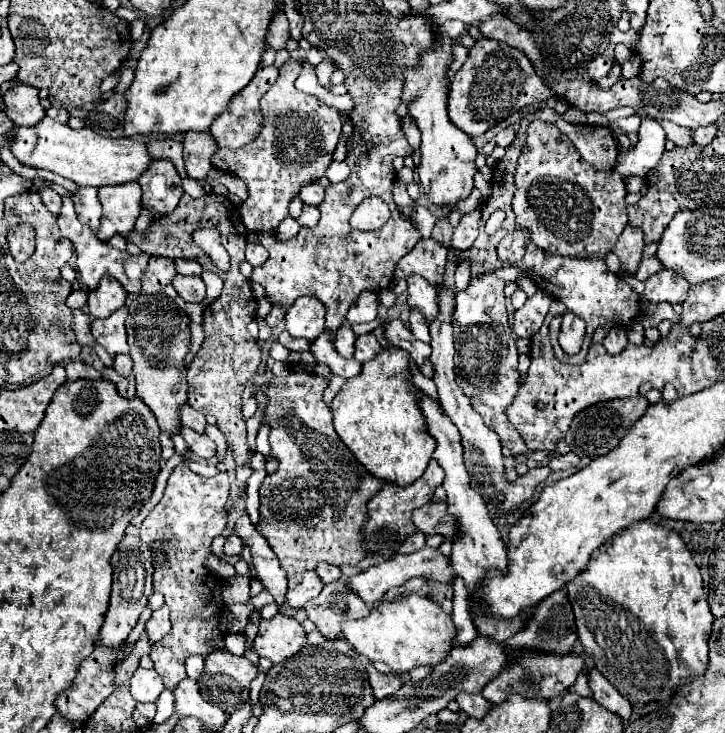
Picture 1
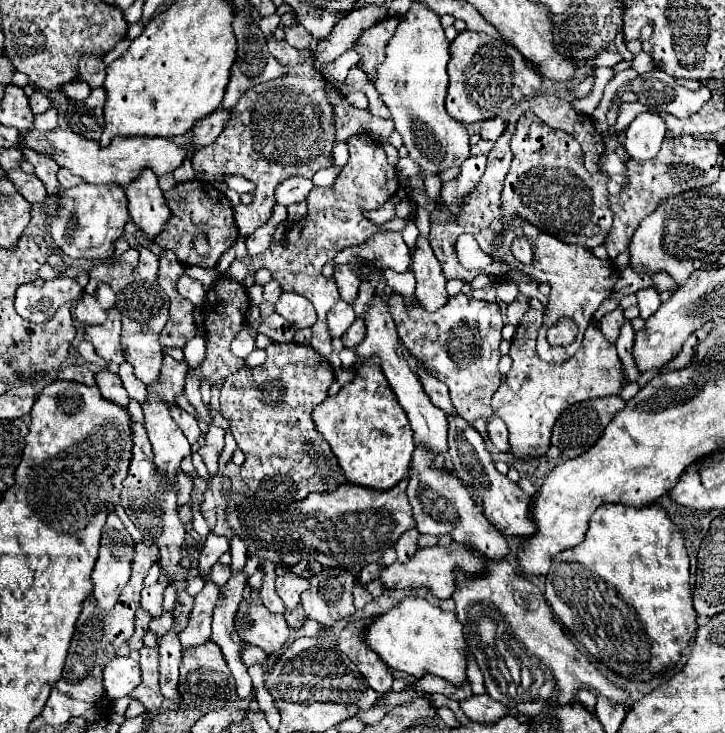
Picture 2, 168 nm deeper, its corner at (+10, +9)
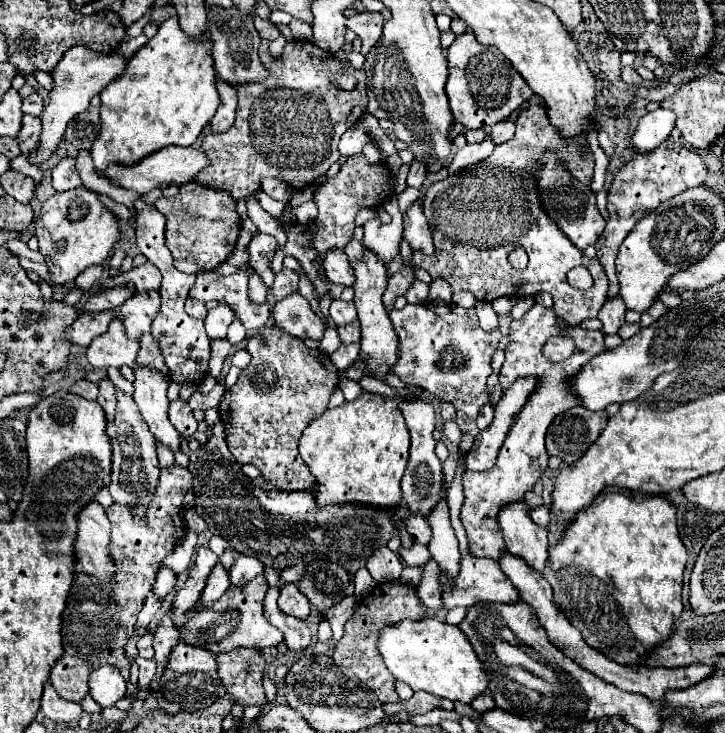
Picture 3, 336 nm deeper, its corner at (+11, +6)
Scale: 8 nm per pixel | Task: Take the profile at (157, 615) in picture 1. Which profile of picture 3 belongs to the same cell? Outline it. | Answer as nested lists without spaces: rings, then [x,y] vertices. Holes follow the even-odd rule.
[[[161,568],[157,574],[157,582],[153,584],[153,592],[161,598],[165,598],[173,588],[177,586],[177,574],[169,568]]]

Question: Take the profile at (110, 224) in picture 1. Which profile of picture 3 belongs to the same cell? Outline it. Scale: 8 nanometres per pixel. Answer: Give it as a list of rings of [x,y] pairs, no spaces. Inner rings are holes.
[[[79,186],[77,190],[51,196],[41,206],[35,234],[39,240],[39,252],[45,256],[45,264],[49,266],[49,282],[61,286],[73,282],[85,268],[103,264],[109,258],[113,244],[119,240],[119,226],[115,216],[99,202],[97,194]]]

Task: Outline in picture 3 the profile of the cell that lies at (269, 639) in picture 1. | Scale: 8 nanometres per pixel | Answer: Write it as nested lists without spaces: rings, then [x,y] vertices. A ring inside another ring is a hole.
[[[257,576],[249,580],[245,586],[231,586],[225,596],[221,596],[215,602],[215,610],[205,608],[201,600],[197,600],[195,608],[199,608],[199,614],[189,618],[183,626],[179,626],[179,638],[183,644],[205,648],[213,654],[231,652],[233,648],[273,648],[277,646],[283,636],[281,630],[277,630],[273,624],[269,624],[263,616],[263,600],[265,592],[269,590],[265,576]]]

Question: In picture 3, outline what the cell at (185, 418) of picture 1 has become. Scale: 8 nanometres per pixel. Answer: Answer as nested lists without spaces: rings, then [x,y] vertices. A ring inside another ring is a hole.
[[[143,334],[141,338],[141,350],[137,356],[139,364],[153,364],[155,368],[161,368],[161,372],[165,372],[165,362],[161,356],[161,348],[157,344],[157,340],[151,334]]]

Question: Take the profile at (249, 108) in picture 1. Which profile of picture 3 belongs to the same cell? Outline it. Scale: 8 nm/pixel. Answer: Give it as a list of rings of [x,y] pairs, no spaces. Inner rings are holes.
[[[211,6],[211,18],[209,18],[209,38],[211,38],[211,56],[215,70],[233,86],[261,80],[265,76],[265,68],[261,68],[257,50],[261,38],[257,36],[257,30],[253,28],[253,20],[245,16],[243,12],[237,12],[237,8],[221,8],[221,6]]]

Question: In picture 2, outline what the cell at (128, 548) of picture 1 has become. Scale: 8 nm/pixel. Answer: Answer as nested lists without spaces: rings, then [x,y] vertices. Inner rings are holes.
[[[110,513],[106,519],[106,525],[102,529],[102,541],[100,541],[100,555],[92,571],[92,581],[94,581],[94,597],[96,605],[100,609],[114,609],[120,591],[126,587],[130,581],[130,571],[132,571],[132,555],[134,555],[134,539],[128,535],[126,527],[118,519],[116,513]]]

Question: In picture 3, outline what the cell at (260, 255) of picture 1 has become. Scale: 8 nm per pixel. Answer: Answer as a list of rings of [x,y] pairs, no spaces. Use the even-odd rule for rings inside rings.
[[[257,234],[253,236],[251,244],[249,244],[249,254],[251,254],[251,268],[263,278],[263,282],[271,288],[275,274],[271,272],[271,260],[275,256],[277,250],[277,240],[269,234]]]

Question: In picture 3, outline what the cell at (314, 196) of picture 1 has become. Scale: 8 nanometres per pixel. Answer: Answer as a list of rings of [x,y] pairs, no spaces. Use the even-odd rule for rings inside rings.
[[[261,178],[261,190],[275,200],[291,200],[291,196],[293,196],[289,186],[275,178]]]

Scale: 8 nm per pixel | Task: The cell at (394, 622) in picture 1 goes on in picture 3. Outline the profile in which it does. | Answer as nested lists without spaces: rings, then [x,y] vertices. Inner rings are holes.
[[[437,618],[403,620],[385,626],[379,636],[379,652],[389,672],[397,680],[407,682],[415,692],[423,690],[437,698],[471,704],[473,698],[485,694],[489,688],[489,678],[467,636],[457,626],[439,622]]]

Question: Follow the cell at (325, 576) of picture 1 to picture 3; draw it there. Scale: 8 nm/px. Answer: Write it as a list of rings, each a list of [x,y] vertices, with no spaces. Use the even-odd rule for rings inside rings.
[[[295,564],[295,566],[289,566],[289,568],[283,568],[279,570],[279,576],[283,582],[287,584],[297,584],[301,580],[301,576],[305,574],[305,568],[301,564]]]

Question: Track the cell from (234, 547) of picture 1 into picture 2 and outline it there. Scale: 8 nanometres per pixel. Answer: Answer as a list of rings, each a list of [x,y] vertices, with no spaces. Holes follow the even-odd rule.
[[[210,533],[204,541],[204,547],[200,549],[200,563],[198,563],[198,571],[200,575],[210,573],[212,565],[218,561],[218,557],[228,551],[228,539],[224,535],[216,535]]]

